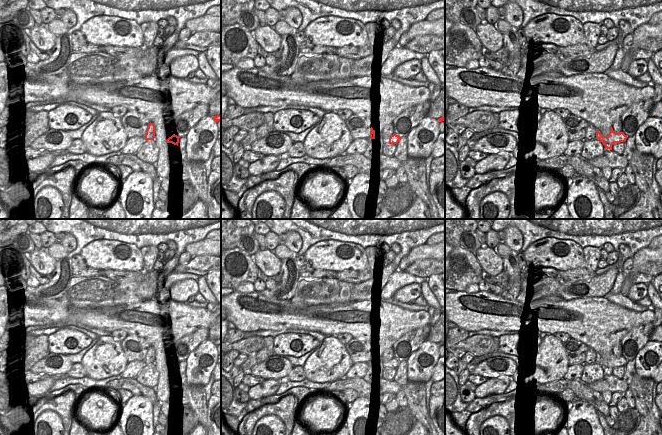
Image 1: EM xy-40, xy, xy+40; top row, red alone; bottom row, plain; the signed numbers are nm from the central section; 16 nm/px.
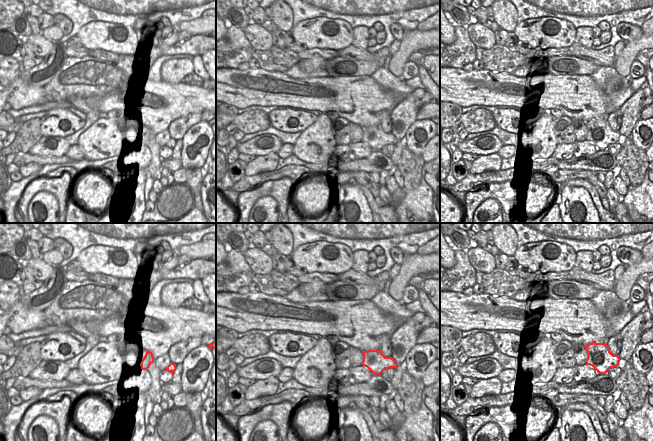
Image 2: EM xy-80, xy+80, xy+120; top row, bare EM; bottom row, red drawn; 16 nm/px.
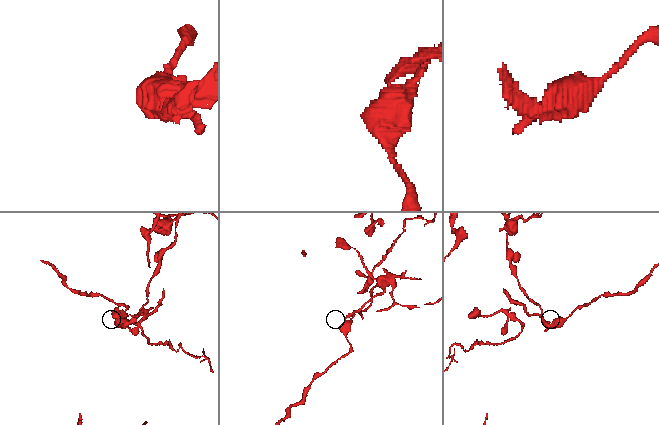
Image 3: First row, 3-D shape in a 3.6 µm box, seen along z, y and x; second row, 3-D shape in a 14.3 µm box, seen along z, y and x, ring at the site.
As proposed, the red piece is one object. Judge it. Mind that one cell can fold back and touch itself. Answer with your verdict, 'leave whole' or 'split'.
split

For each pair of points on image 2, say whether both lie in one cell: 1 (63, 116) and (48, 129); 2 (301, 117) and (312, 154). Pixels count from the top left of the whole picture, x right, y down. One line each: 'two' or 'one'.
1: one
2: two

